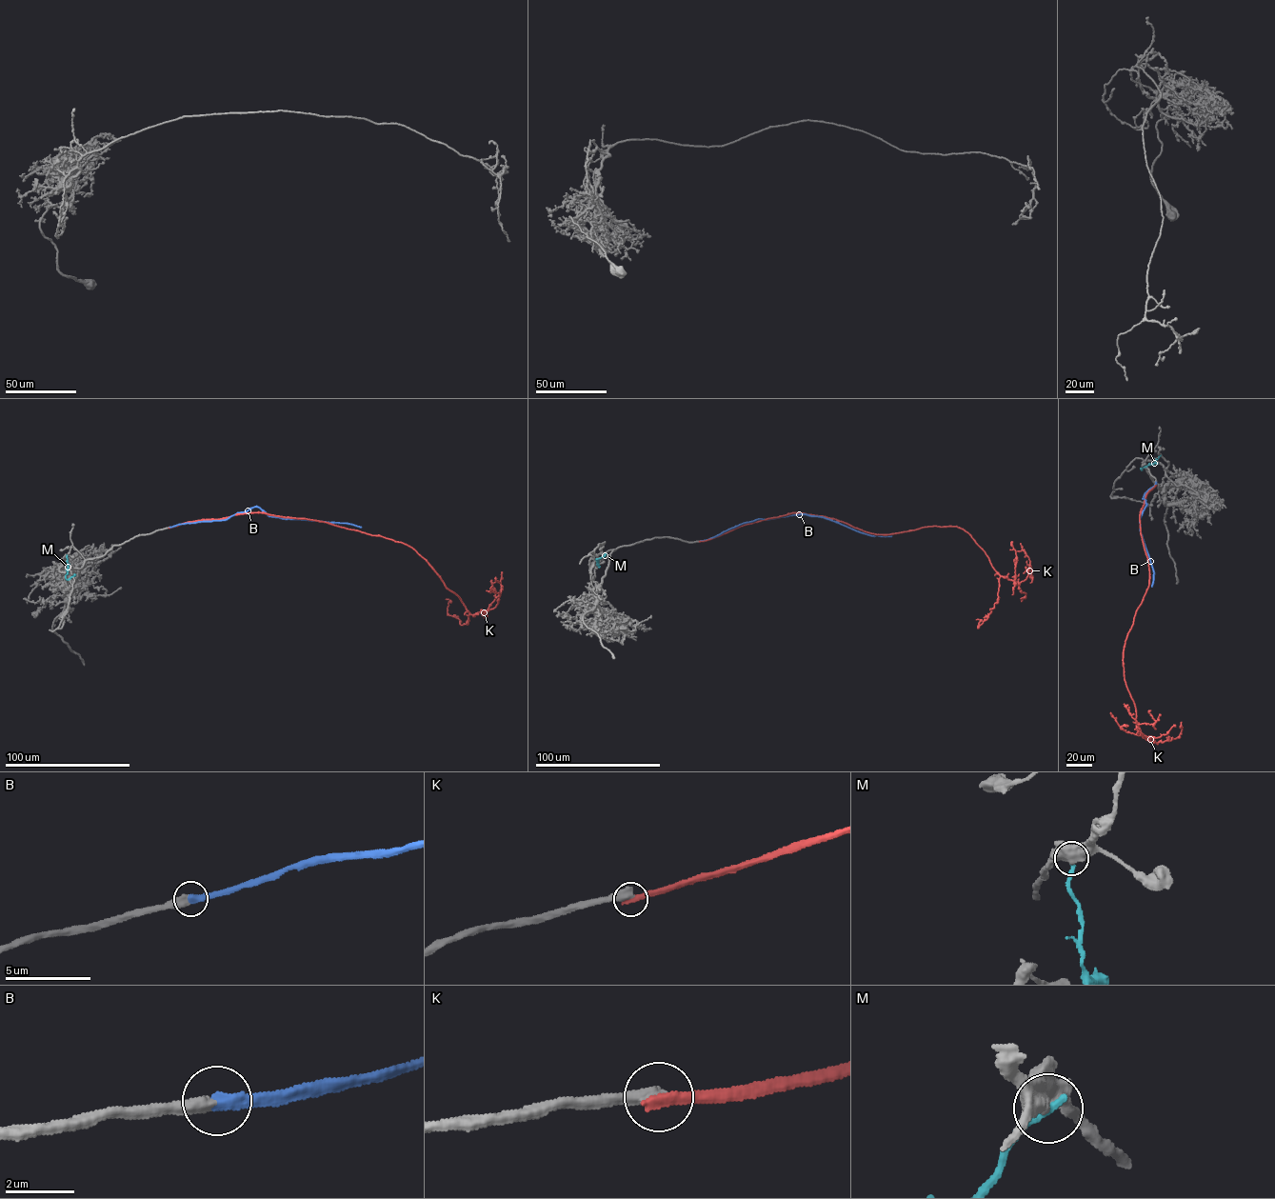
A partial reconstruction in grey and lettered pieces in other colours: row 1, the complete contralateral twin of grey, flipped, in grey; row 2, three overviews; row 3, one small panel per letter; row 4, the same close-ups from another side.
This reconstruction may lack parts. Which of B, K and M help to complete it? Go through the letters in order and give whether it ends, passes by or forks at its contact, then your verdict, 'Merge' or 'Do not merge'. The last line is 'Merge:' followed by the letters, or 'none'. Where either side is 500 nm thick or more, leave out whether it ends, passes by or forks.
B: It ends there. Merge
K: Do not merge
M: It ends there. Do not merge
Merge: B

